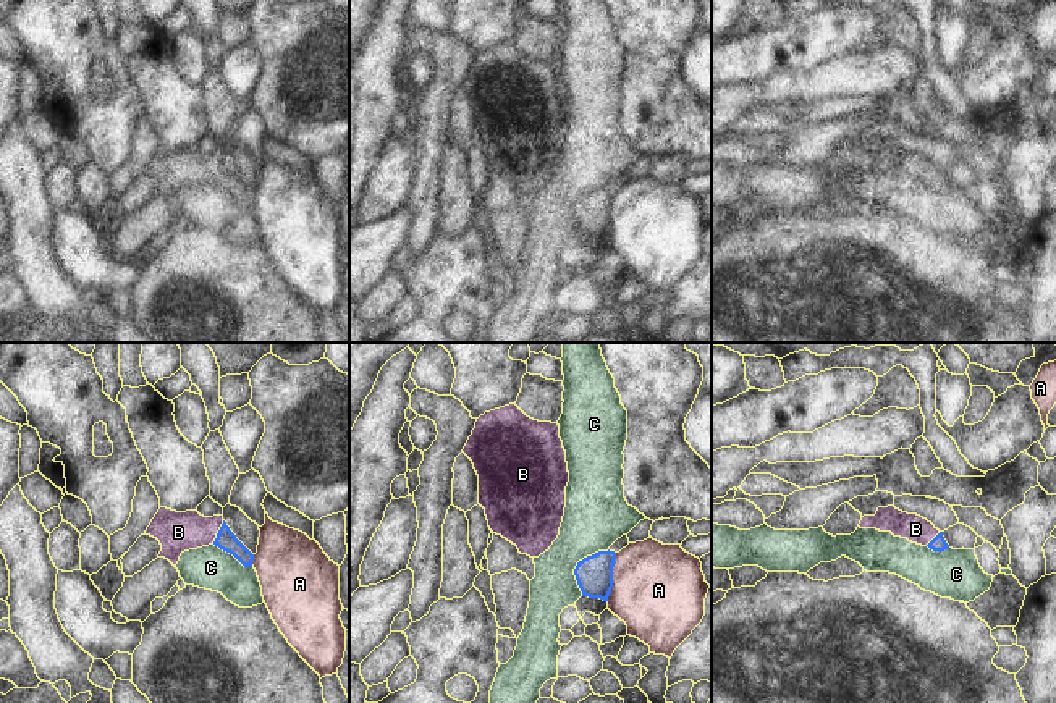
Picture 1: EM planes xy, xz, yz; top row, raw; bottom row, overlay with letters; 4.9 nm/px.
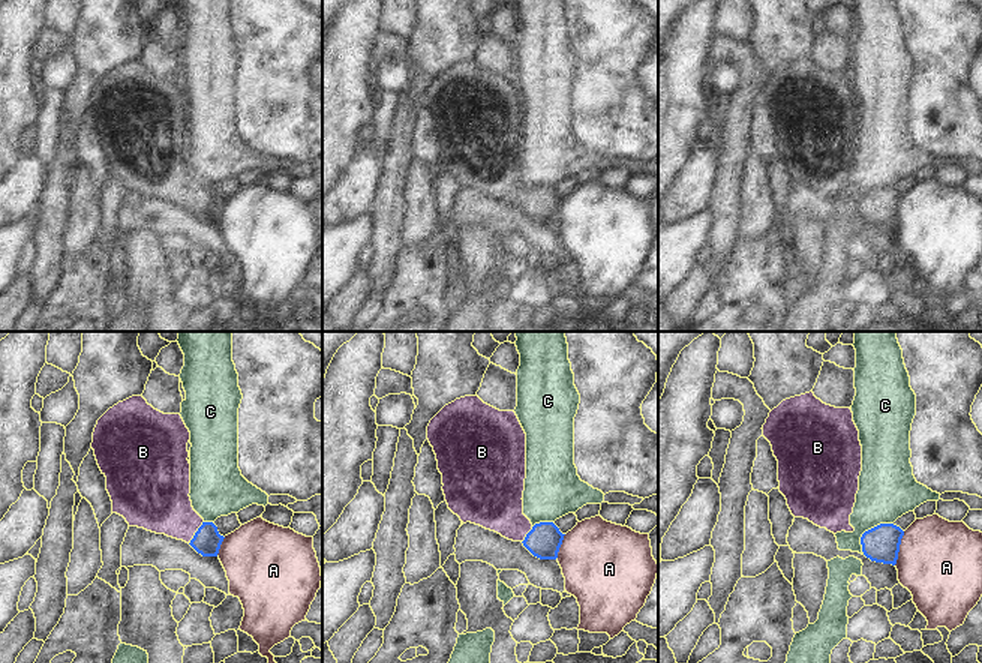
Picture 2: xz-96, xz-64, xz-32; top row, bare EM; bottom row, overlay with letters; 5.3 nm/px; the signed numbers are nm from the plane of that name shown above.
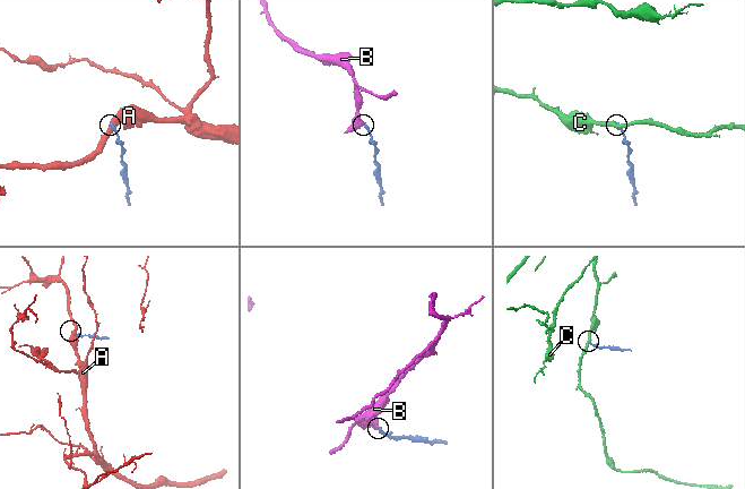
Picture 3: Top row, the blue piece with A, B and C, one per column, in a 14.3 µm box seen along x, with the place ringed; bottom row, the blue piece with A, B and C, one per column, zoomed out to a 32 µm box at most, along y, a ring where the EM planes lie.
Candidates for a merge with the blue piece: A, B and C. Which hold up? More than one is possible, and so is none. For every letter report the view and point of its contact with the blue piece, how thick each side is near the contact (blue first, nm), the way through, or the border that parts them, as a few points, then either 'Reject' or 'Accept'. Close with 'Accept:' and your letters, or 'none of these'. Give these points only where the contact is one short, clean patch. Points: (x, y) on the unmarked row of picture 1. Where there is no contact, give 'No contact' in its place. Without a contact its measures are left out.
A: Touches blue at xz (612, 215). Thickness 190 nm (blue) against 460 nm. Reject
B: Touches blue at xy (219, 170). Thickness 100 nm (blue) against 200 nm. Path across: xy (225, 178), (219, 170), (178, 170). Accept
C: Touches blue at xz (578, 202). Thickness 190 nm (blue) against 300 nm. Reject
Accept: B

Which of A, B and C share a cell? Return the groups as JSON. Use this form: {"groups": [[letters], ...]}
{"groups": [["A"], ["B"], ["C"]]}

